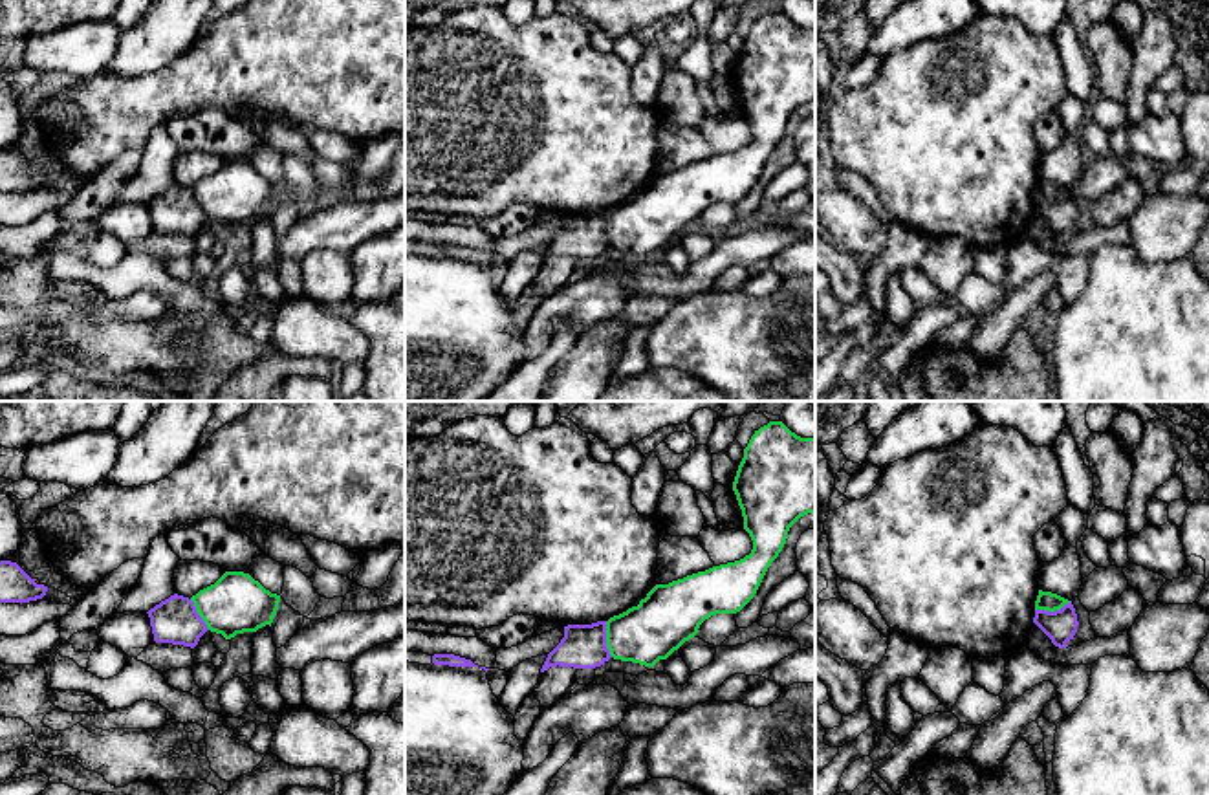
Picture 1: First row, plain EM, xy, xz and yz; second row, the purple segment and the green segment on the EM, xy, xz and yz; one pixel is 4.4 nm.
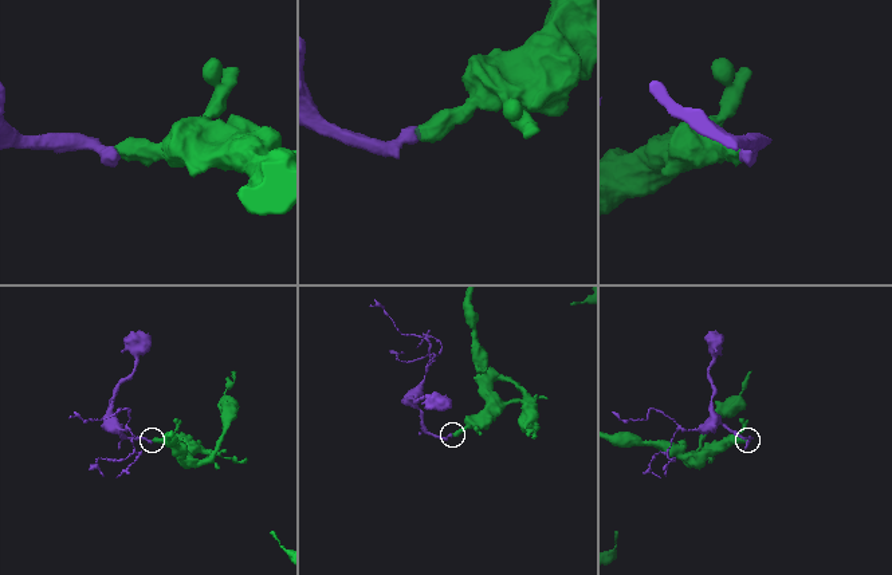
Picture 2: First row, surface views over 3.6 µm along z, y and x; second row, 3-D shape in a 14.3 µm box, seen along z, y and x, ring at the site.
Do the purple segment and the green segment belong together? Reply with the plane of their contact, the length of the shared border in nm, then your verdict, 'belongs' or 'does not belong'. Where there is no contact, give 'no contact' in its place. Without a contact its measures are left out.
meets purple in xz; contact 160 nm long; does not belong

